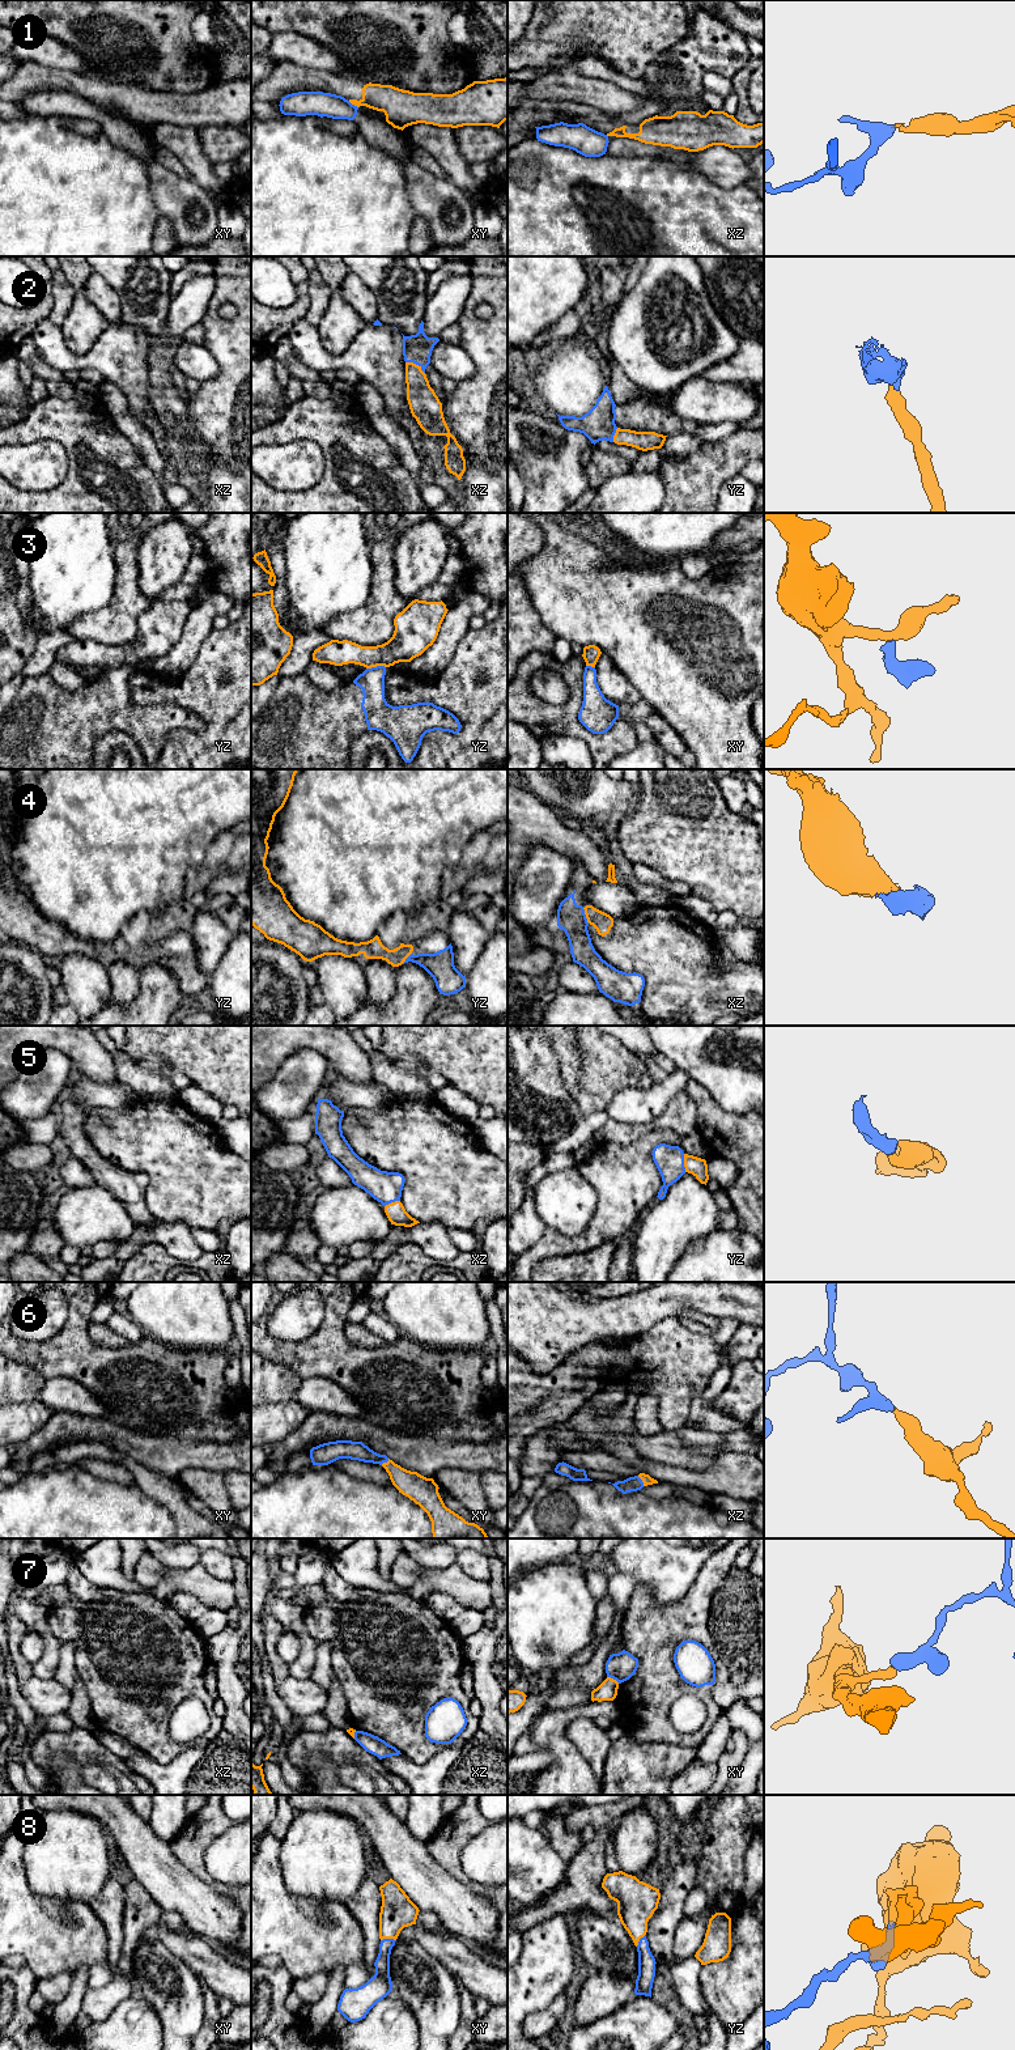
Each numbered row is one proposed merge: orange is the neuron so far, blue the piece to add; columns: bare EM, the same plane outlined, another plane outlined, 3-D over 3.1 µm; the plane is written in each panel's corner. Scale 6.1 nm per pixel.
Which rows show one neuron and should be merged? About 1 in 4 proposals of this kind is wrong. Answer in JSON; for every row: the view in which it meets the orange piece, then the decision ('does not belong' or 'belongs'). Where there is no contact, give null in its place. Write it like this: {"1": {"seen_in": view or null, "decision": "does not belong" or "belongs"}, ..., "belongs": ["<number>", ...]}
{"1": {"seen_in": "xy", "decision": "does not belong"}, "2": {"seen_in": "xz", "decision": "belongs"}, "3": {"seen_in": "yz", "decision": "does not belong"}, "4": {"seen_in": "xz", "decision": "belongs"}, "5": {"seen_in": "yz", "decision": "belongs"}, "6": {"seen_in": "xz", "decision": "belongs"}, "7": {"seen_in": "xy", "decision": "does not belong"}, "8": {"seen_in": "xy", "decision": "belongs"}, "belongs": ["2", "4", "5", "6", "8"]}

